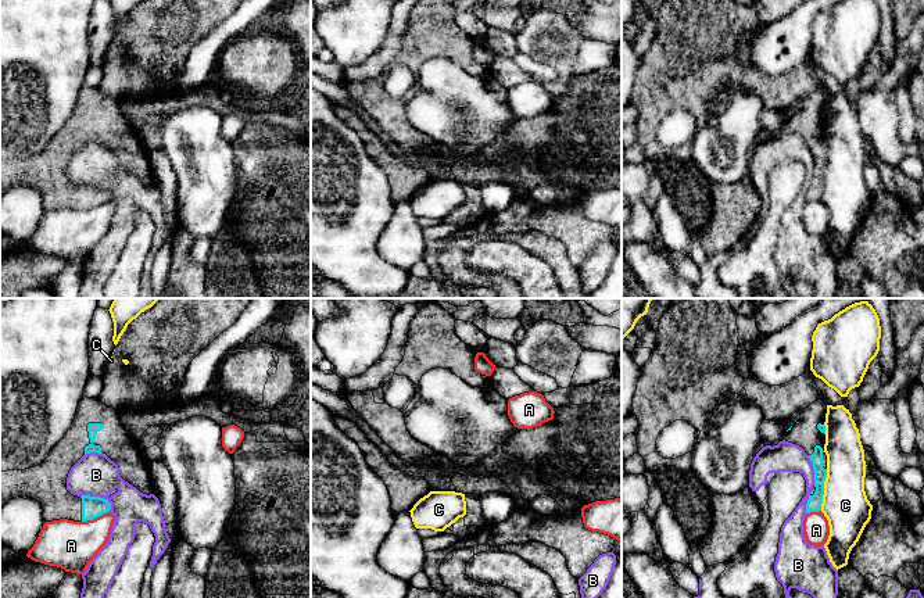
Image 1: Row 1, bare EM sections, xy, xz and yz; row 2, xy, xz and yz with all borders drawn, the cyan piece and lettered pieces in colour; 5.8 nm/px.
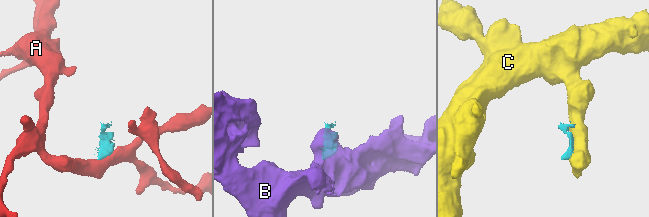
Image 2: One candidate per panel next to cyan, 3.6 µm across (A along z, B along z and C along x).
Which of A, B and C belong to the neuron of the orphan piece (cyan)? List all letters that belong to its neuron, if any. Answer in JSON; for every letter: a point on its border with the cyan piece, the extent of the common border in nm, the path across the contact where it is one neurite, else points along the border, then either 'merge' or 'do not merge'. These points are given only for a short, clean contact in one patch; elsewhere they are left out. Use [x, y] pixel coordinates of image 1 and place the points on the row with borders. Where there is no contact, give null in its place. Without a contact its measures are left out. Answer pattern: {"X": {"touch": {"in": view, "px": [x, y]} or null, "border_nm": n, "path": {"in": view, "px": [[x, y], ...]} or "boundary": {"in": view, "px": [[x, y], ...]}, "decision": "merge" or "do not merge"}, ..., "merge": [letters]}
{"A": {"touch": {"in": "xy", "px": [95, 518]}, "border_nm": 170, "boundary": {"in": "xy", "px": [[108, 511], [82, 522]]}, "decision": "do not merge"}, "B": {"touch": {"in": "xy", "px": [97, 497]}, "border_nm": 200, "decision": "do not merge"}, "C": {"touch": {"in": "yz", "px": [823, 490]}, "border_nm": 240, "decision": "do not merge"}, "merge": []}

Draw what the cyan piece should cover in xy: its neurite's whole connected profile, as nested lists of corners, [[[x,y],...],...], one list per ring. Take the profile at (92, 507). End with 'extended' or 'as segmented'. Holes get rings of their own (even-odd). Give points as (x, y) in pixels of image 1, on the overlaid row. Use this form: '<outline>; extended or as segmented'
[[[83,397],[71,427],[40,465],[0,472],[0,509],[10,499],[26,495],[42,505],[46,522],[87,522],[110,512],[108,499],[78,497],[67,490],[71,468],[90,452],[107,455],[118,465],[125,481],[143,494],[153,494],[142,450],[122,427],[119,412],[99,398]]]; extended

